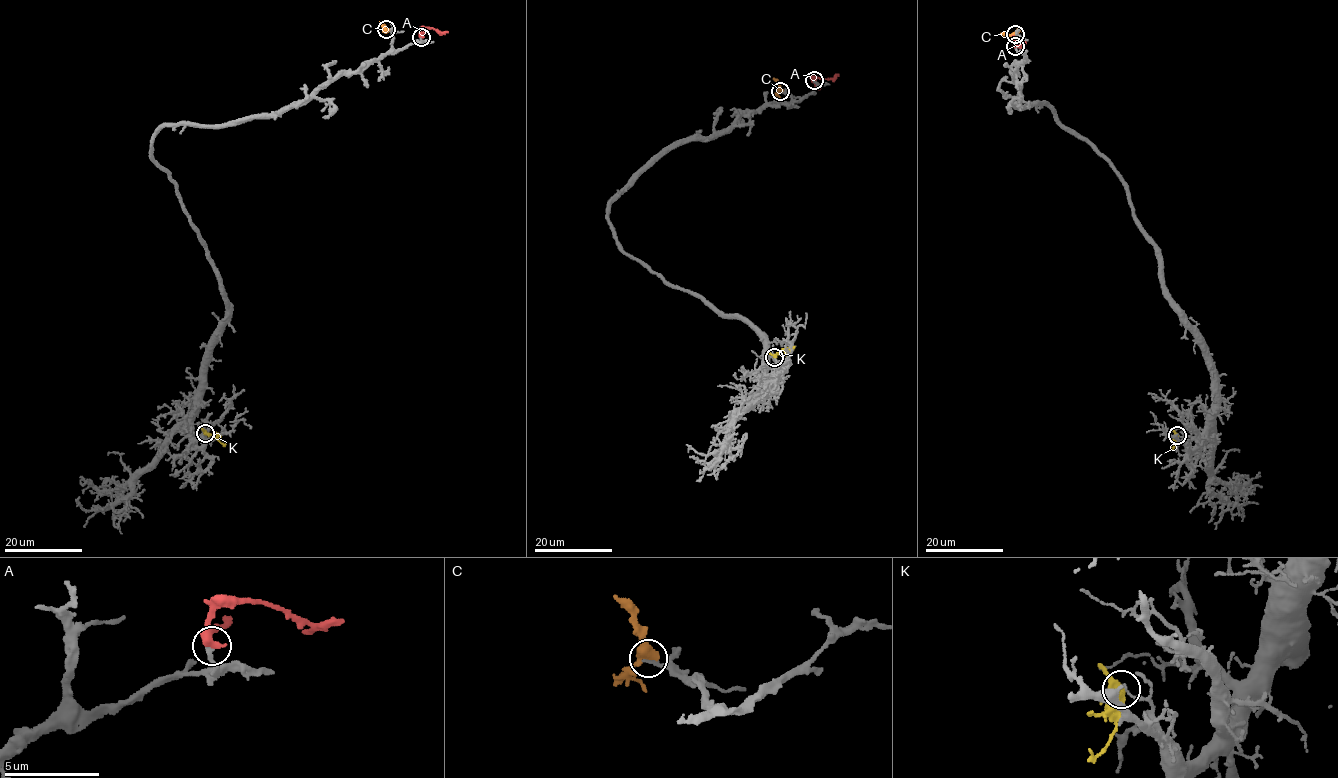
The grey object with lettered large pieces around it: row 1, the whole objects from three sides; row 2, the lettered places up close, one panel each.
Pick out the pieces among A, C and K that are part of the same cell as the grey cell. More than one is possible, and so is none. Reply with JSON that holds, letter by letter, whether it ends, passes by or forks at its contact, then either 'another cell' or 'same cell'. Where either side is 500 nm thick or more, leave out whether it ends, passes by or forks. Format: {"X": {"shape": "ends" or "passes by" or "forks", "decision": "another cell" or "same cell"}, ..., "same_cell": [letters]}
{"A": {"shape": "passes by", "decision": "another cell"}, "C": {"shape": "passes by", "decision": "same cell"}, "K": {"shape": "forks", "decision": "another cell"}, "same_cell": ["C"]}

